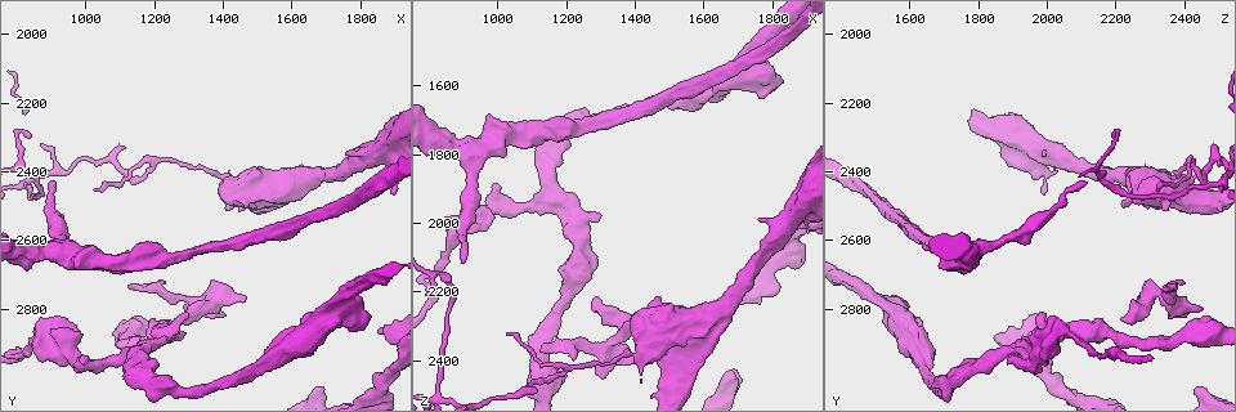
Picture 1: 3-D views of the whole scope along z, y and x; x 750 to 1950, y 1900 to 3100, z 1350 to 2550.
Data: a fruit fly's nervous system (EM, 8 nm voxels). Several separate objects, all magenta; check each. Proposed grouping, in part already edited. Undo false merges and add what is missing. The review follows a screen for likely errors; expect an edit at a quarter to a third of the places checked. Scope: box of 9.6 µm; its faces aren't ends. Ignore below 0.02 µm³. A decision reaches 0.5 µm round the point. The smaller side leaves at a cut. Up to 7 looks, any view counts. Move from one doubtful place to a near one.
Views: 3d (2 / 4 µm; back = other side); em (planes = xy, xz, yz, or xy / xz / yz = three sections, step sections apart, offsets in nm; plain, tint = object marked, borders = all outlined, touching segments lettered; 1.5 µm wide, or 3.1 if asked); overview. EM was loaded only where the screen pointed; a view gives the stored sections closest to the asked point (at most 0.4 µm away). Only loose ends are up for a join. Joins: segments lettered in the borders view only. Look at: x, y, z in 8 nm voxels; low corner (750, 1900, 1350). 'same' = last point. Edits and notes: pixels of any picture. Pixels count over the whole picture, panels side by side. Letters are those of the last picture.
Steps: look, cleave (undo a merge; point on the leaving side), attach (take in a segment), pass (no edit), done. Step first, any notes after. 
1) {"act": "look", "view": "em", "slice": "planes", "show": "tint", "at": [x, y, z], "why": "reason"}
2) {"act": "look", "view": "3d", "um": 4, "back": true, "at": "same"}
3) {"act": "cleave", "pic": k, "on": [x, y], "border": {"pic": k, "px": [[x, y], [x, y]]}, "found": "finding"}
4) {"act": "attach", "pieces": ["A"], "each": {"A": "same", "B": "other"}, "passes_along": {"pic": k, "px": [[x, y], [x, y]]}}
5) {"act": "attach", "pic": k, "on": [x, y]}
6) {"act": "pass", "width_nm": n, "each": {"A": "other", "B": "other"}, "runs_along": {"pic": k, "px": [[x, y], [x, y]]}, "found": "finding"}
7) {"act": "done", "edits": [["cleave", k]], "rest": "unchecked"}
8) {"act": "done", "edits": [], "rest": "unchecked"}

{"act": "look", "view": "3d", "um": 2, "at": [1290, 2810, 1980]}

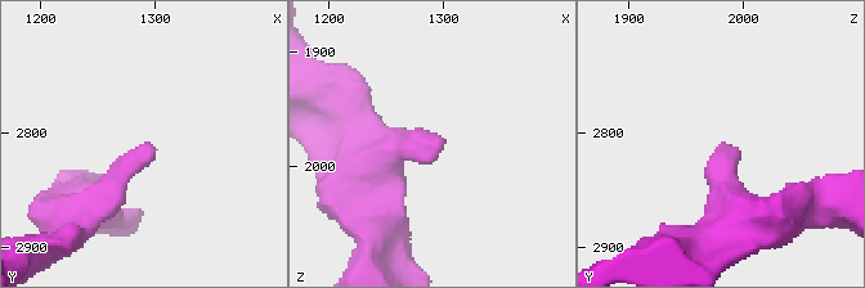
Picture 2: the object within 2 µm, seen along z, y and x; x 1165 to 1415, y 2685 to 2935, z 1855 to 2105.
{"act": "look", "view": "em", "slice": "planes", "show": "borders", "at": [1300, 2816, 1978]}

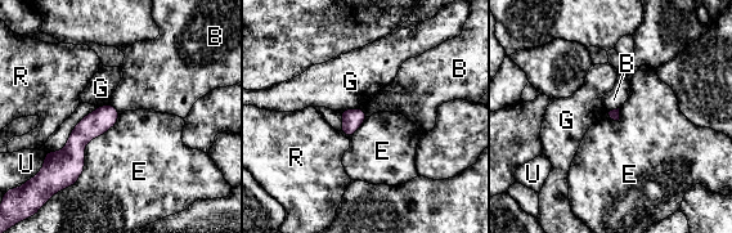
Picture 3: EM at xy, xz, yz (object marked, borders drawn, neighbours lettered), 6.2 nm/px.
{"act": "pass", "each": {"B": "other", "E": "other", "G": "other", "R": "other", "U": "other"}, "border": {"pic": 3, "px": [[619, 107], [607, 112]]}, "found": "none of them fits"}

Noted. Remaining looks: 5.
{"act": "look", "view": "3d", "um": 2, "at": [1470, 2780, 2280], "why": "thin end"}

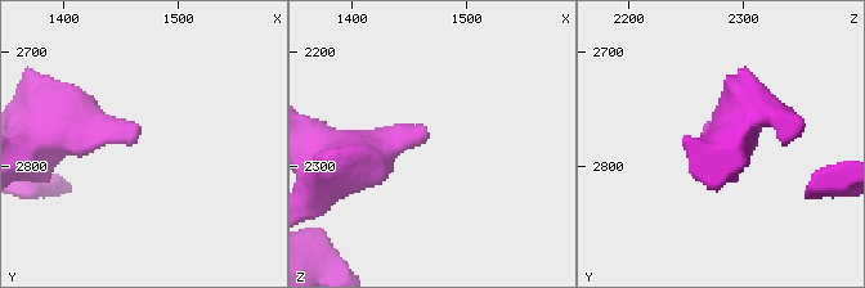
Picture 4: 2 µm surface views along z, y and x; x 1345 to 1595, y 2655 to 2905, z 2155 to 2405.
{"act": "look", "view": "em", "slice": "planes", "show": "borders", "at": [1468, 2772, 2270]}

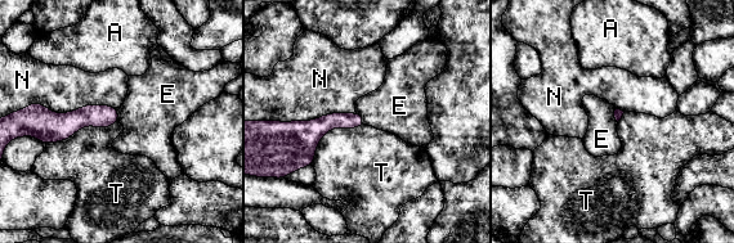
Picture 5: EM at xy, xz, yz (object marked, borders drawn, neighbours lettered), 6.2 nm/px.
{"act": "pass", "each": {"A": "other", "E": "other", "N": "other", "T": "other"}, "runs_along": {"pic": 5, "px": [[115, 112], [43, 127]]}, "found": "none of them fits"}

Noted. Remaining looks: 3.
{"act": "look", "view": "em", "slice": "planes", "show": "borders", "at": [1020, 2450, 2320], "why": "thin end"}

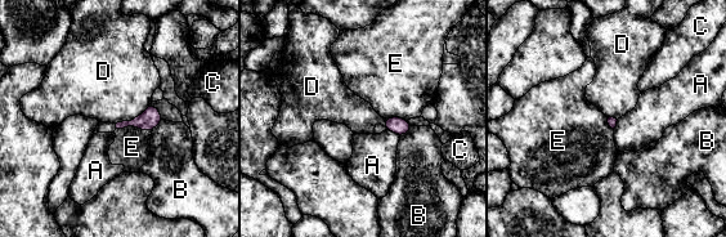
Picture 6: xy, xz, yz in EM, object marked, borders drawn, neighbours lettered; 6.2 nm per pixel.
{"act": "pass", "width_nm": 60, "longest_contact_nm": ["D", 260], "each": {"A": "other", "B": "other", "C": "other", "D": "other", "E": "other"}, "found": "none of them fits"}

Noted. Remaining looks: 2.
{"act": "done", "edits": [], "rest": "unchecked"}

